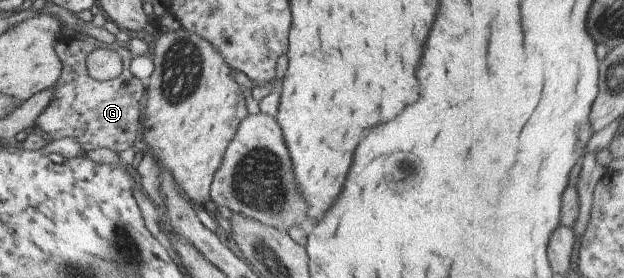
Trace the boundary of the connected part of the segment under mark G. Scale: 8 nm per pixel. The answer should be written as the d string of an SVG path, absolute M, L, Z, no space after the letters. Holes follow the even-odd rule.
M83 37L81 40L73 38L67 42L57 41L54 44L54 51L61 63L60 78L63 78L69 88L69 94L73 96L71 102L59 102L59 86L61 79L57 79L52 86L52 97L48 100L46 108L34 120L33 126L37 126L41 132L45 132L51 141L59 139L74 139L85 153L93 149L109 149L119 153L127 148L139 147L135 140L137 128L141 124L141 104L145 96L145 88L142 81L133 77L129 71L129 64L133 55L127 47L118 41L111 44L102 43L93 37ZM96 48L105 48L118 52L122 58L122 71L117 78L108 81L96 81L86 73L86 56ZM89 104L89 106L79 106Z

